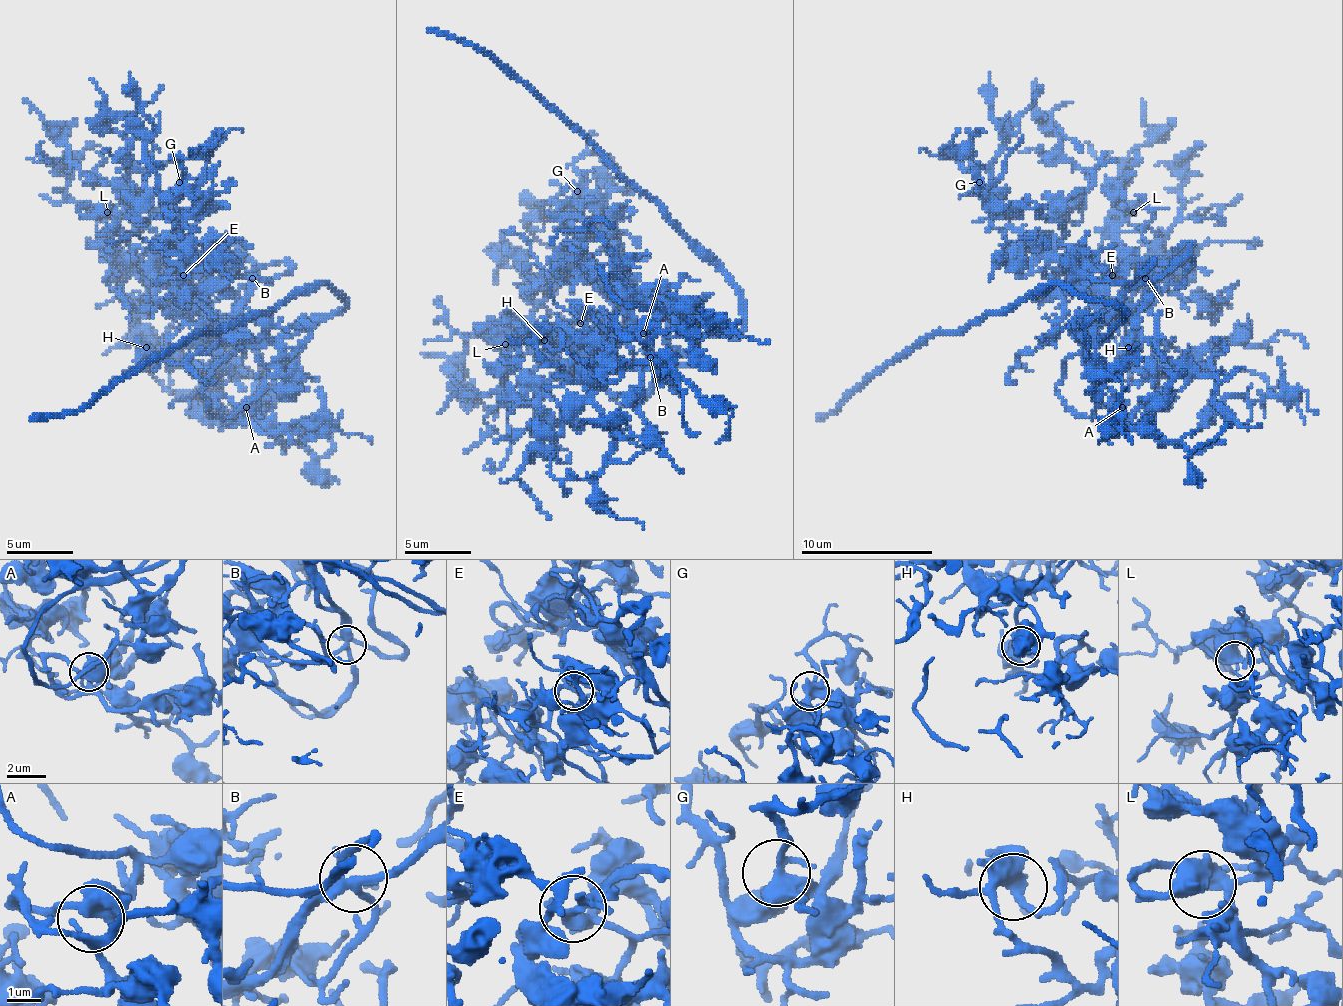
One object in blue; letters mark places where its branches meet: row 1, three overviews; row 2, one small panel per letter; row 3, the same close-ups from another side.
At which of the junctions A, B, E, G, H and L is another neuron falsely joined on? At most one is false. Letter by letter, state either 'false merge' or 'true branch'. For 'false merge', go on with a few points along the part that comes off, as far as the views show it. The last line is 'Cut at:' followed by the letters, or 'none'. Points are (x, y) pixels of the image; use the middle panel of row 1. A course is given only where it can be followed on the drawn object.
A: true branch
B: true branch
E: true branch
G: true branch
H: true branch
L: true branch
Cut at: none

